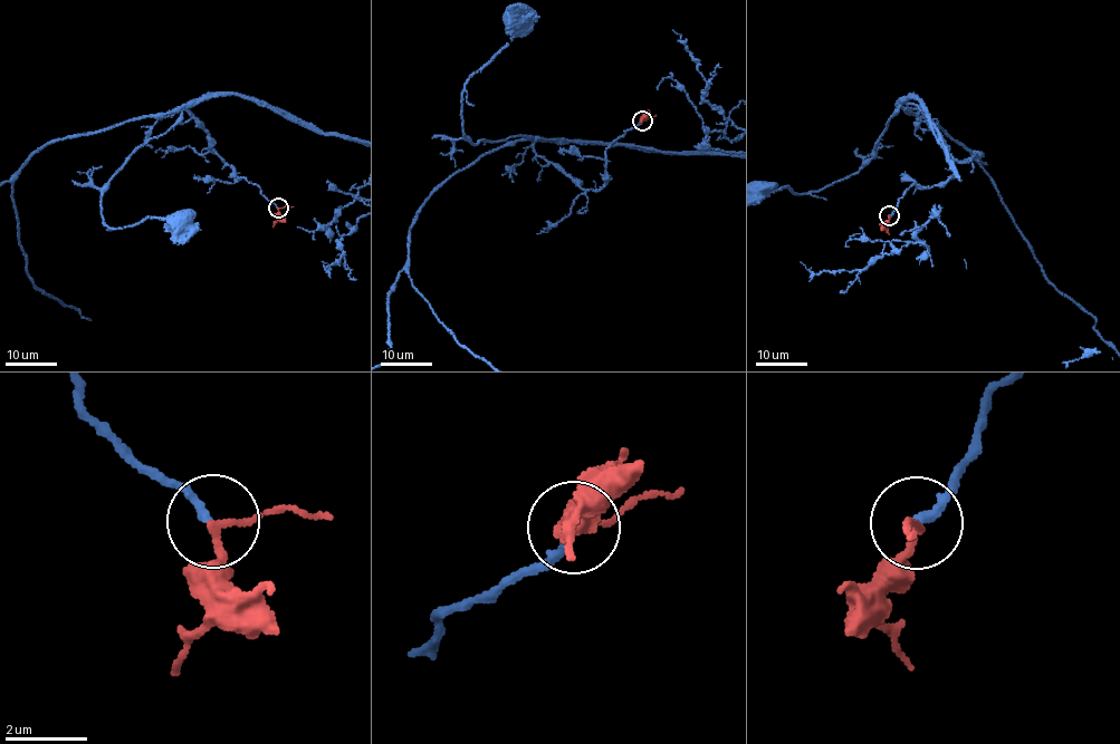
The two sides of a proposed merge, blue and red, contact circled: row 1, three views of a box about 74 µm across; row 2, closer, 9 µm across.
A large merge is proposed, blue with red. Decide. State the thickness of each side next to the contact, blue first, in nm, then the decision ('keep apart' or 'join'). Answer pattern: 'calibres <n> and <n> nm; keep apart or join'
calibres 200 and 160 nm; join

